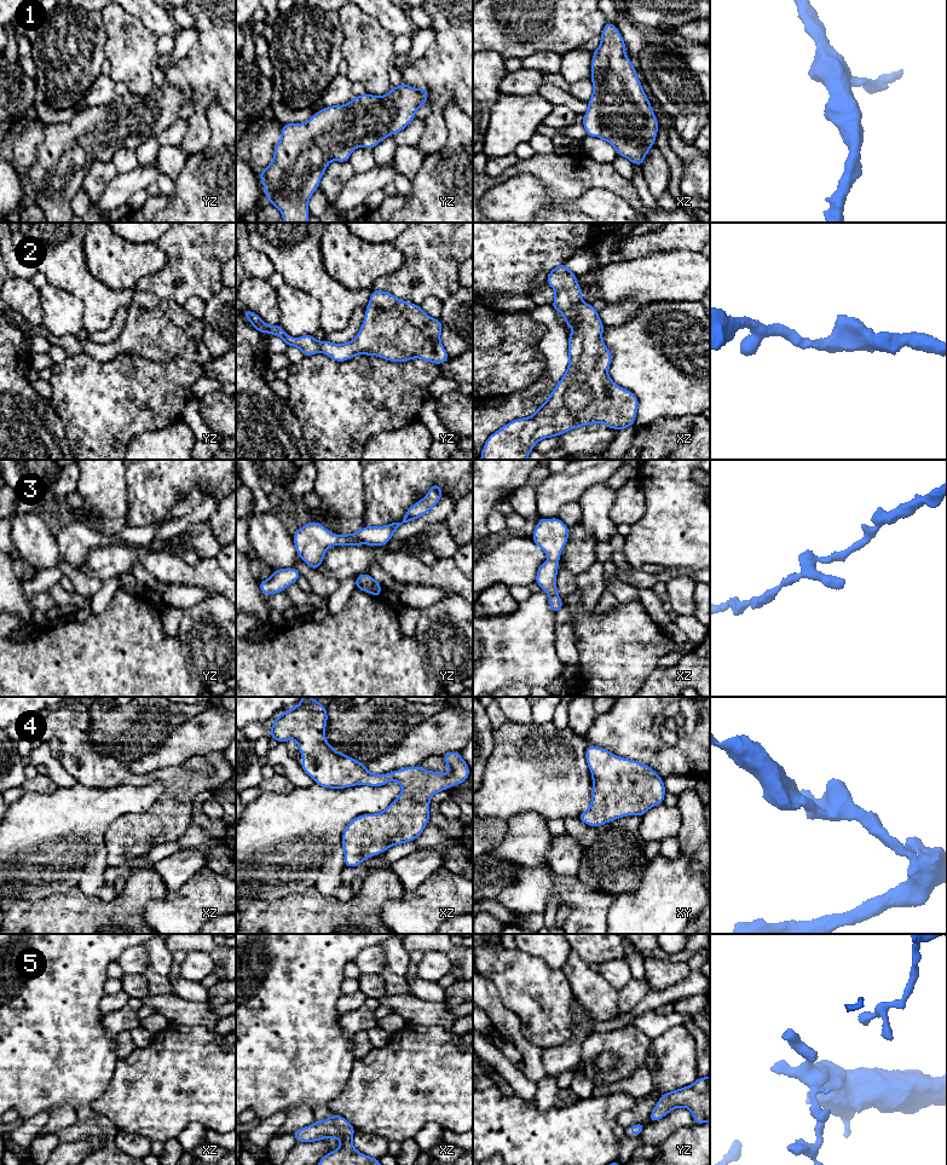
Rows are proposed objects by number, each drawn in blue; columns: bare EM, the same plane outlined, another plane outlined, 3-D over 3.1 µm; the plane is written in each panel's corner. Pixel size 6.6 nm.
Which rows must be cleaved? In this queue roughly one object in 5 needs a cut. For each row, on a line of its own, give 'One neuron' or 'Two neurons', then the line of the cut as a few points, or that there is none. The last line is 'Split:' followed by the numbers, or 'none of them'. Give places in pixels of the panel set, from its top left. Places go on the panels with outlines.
1: One neuron. No split
2: One neuron. No split
3: One neuron. No split
4: One neuron. No split
5: One neuron. No split
Split: none of them

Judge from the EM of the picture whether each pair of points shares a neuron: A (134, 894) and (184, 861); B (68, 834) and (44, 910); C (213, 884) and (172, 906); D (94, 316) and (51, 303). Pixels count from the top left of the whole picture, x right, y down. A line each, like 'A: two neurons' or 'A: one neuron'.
A: two neurons
B: two neurons
C: one neuron
D: two neurons

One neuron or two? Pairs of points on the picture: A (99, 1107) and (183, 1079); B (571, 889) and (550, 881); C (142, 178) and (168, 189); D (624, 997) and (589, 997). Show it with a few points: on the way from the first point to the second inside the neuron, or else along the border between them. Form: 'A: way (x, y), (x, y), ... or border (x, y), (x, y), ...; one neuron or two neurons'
A: way (120, 1102), (138, 1100), (162, 1088); one neuron
B: way (566, 888), (555, 884); one neuron
C: border (161, 174), (155, 182); two neurons
D: border (617, 991), (617, 1005), (621, 1013); two neurons

